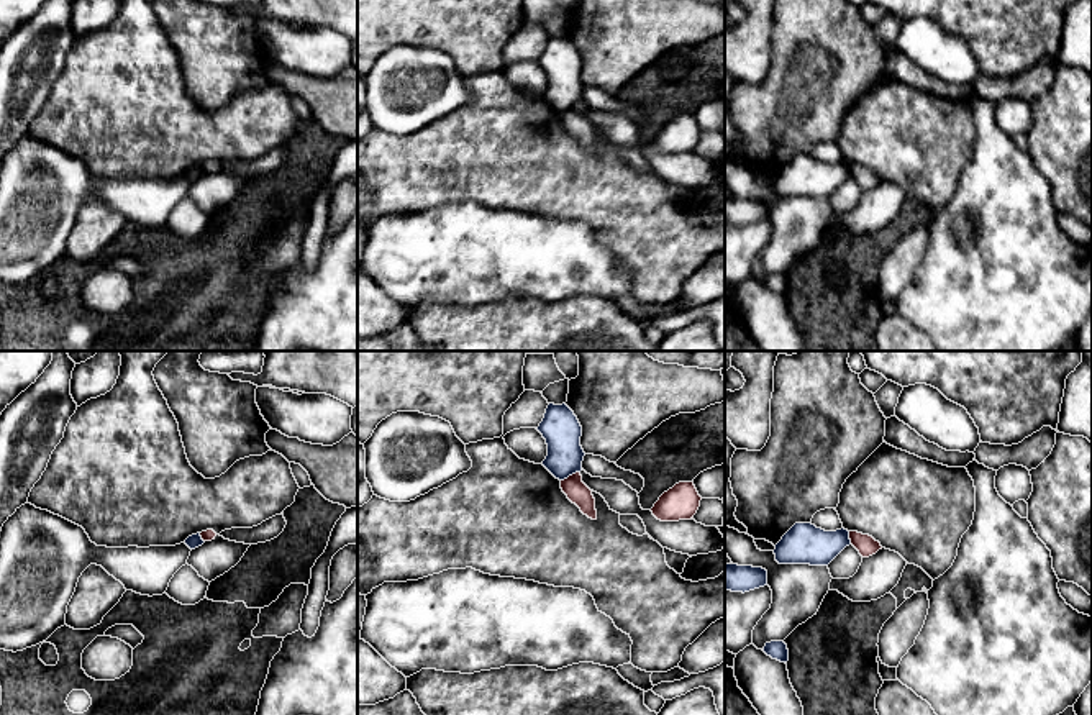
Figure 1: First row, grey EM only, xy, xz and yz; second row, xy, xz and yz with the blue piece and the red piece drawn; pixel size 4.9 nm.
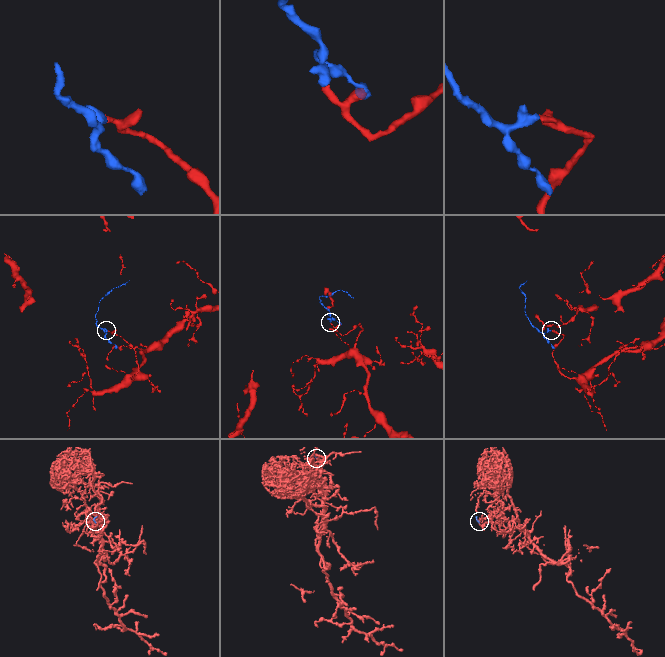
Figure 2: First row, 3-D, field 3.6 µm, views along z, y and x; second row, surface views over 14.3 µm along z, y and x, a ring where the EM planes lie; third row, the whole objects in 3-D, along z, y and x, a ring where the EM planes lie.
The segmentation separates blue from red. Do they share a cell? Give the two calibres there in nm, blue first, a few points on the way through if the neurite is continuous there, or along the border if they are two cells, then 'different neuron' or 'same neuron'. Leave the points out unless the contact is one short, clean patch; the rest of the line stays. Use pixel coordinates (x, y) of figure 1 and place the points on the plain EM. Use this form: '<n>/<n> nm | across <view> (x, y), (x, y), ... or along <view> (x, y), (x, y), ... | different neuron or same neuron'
190/110 nm | along xz (579, 104), (561, 113) | different neuron

